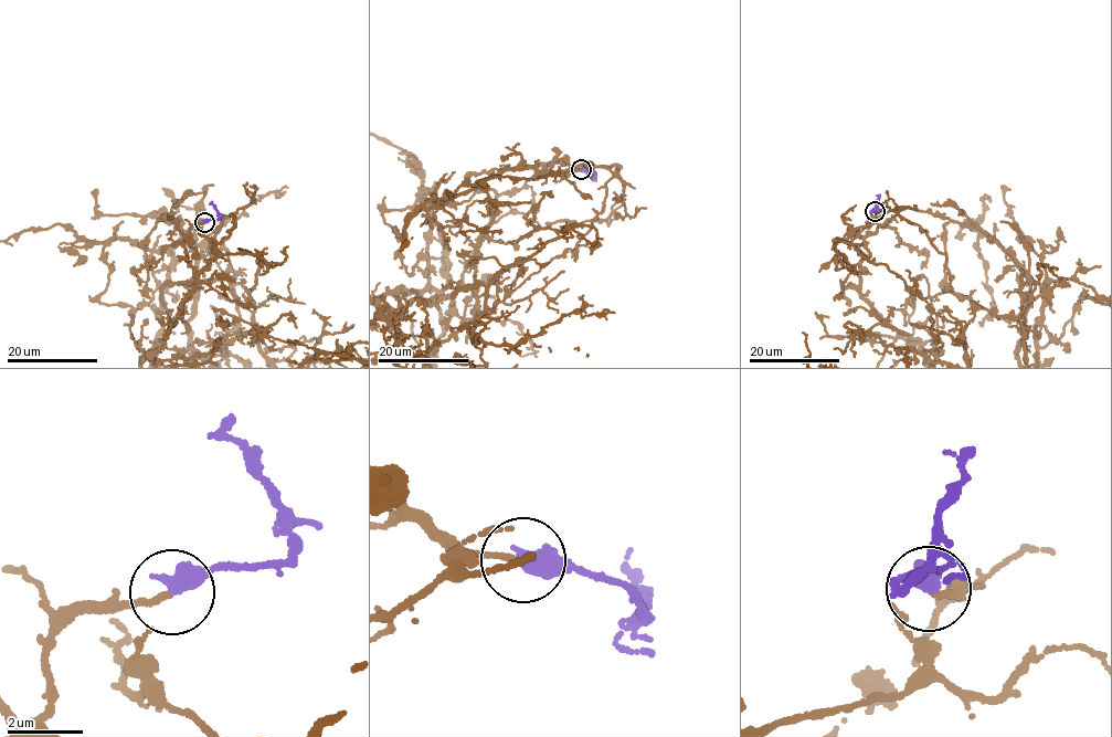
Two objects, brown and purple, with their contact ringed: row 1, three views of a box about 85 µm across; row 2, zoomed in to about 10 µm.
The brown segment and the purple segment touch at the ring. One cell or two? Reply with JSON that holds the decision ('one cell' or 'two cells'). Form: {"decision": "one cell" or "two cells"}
{"decision": "one cell"}

